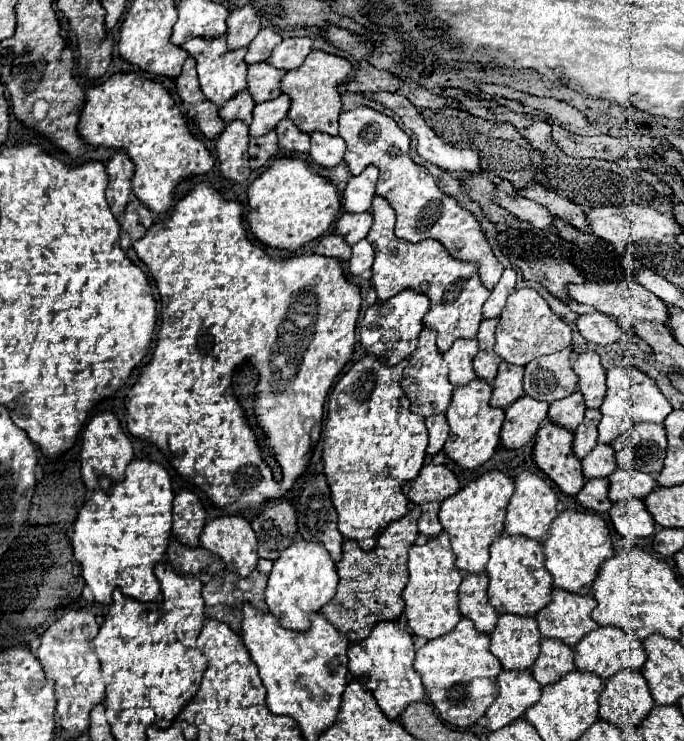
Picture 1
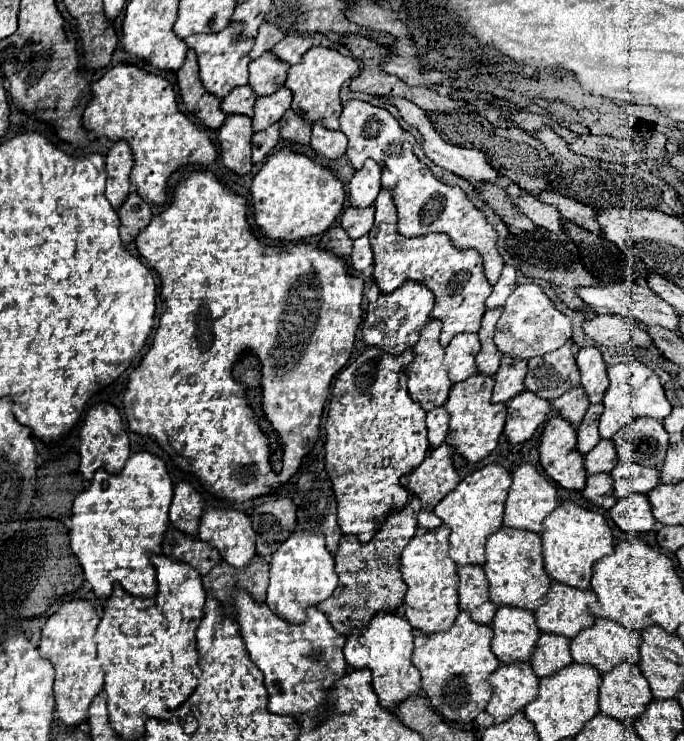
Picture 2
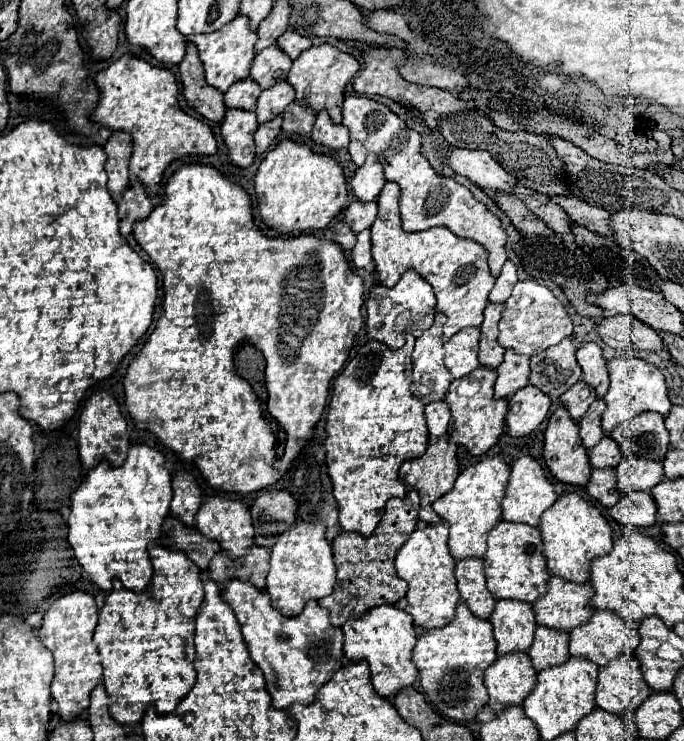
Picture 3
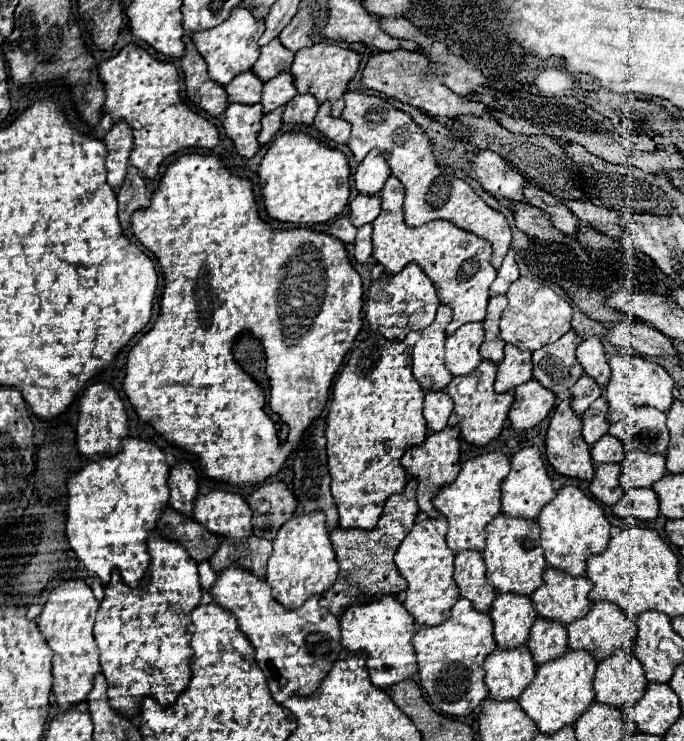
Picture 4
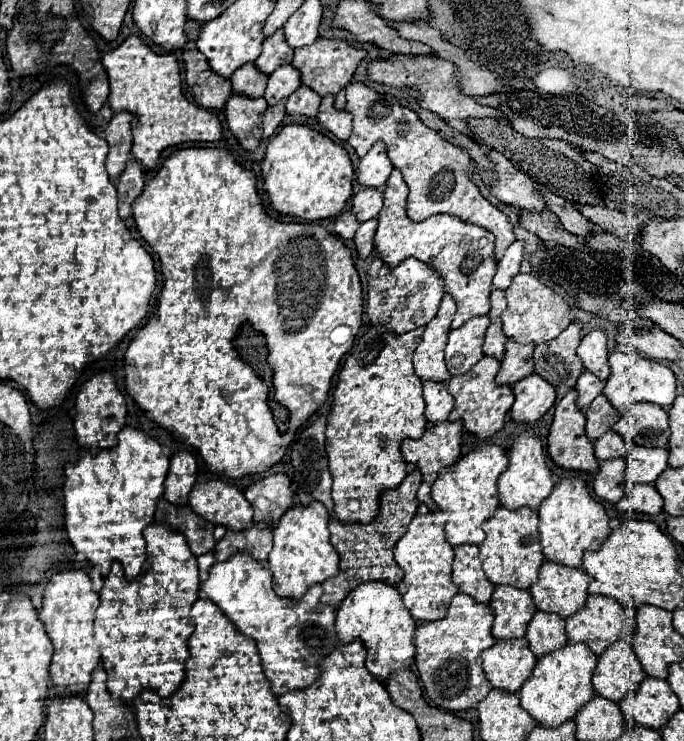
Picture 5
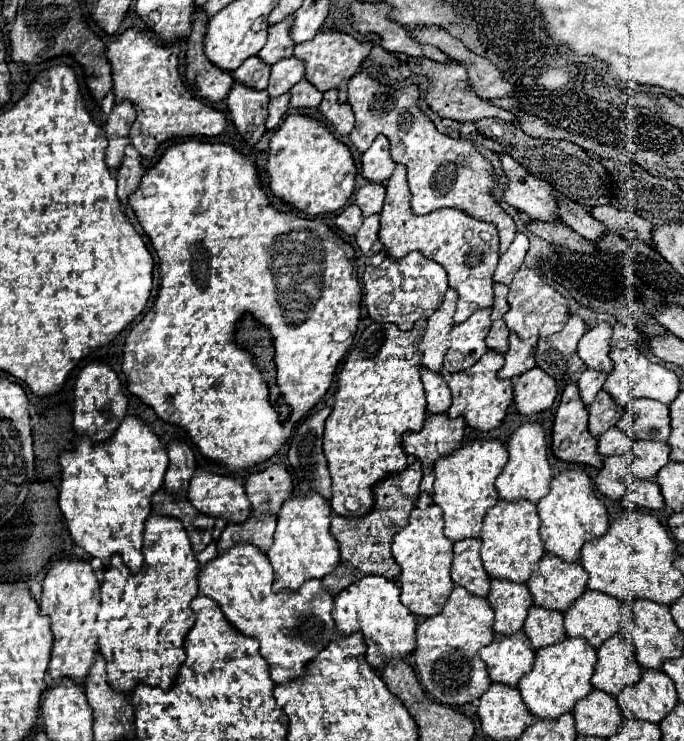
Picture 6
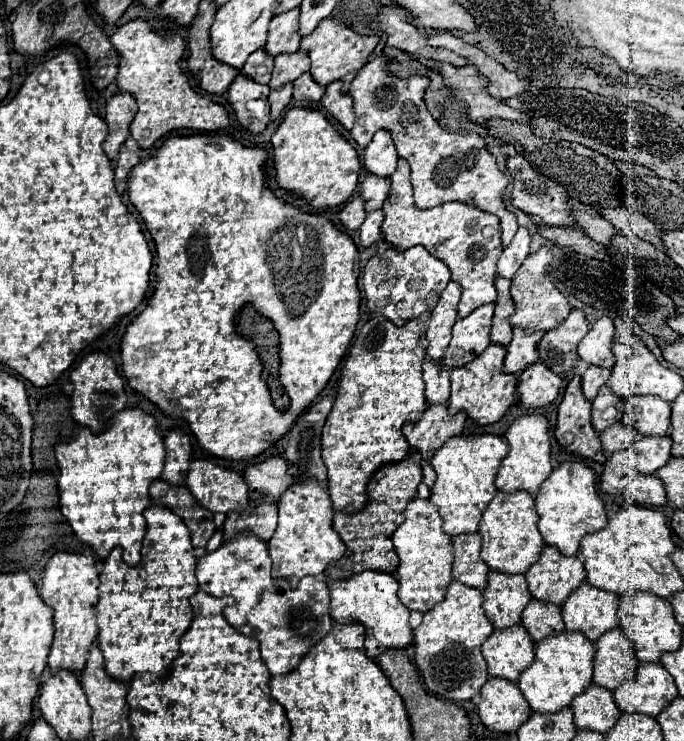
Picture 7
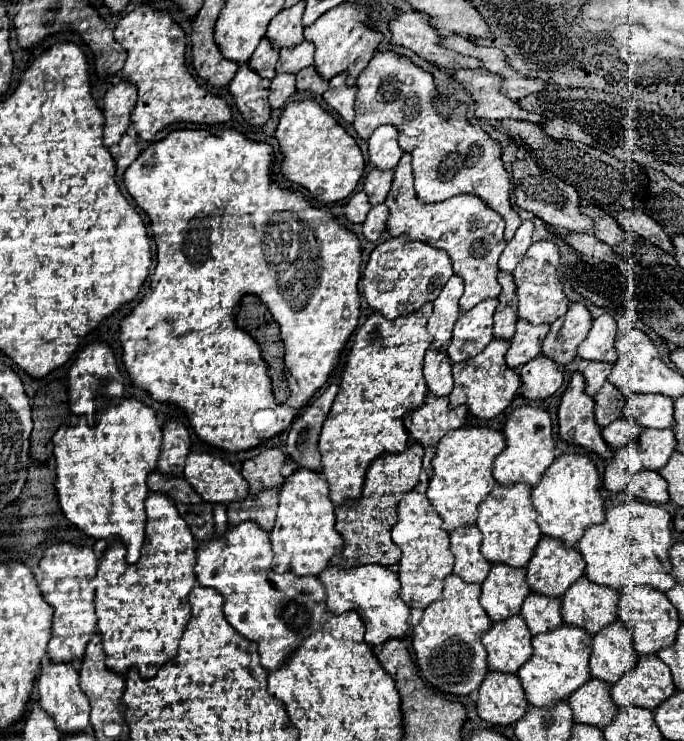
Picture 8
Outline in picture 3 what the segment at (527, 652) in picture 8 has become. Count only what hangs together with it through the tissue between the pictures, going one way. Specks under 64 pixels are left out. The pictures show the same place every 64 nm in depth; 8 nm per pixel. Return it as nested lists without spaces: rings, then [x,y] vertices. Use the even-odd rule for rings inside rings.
[[[528,654],[502,656],[486,670],[484,684],[490,694],[488,706],[502,712],[506,706],[522,706],[536,686],[536,670]]]

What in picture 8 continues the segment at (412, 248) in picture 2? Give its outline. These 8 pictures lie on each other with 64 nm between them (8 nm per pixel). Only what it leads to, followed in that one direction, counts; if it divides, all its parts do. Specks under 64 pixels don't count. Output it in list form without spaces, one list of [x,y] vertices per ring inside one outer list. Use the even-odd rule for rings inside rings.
[[[402,156],[396,170],[394,170],[394,182],[392,188],[386,196],[386,206],[390,210],[388,220],[386,220],[386,230],[390,232],[392,238],[396,236],[408,236],[408,240],[420,240],[426,242],[438,250],[444,250],[450,260],[452,260],[452,268],[454,274],[460,276],[464,280],[464,294],[460,298],[460,310],[472,310],[478,302],[488,300],[488,298],[498,298],[500,294],[500,284],[496,280],[498,276],[498,258],[502,254],[502,250],[506,248],[504,242],[504,220],[498,216],[498,212],[494,212],[492,208],[486,208],[486,204],[482,204],[482,200],[478,200],[476,196],[454,196],[450,200],[438,202],[438,204],[422,204],[418,202],[418,198],[414,196],[414,186],[412,186],[412,164],[410,164],[410,156]]]

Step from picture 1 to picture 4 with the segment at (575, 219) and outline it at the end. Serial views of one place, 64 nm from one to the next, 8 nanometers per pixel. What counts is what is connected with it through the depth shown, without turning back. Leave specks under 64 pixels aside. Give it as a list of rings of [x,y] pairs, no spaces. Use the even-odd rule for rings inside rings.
[[[568,200],[564,202],[570,212],[580,220],[580,224],[592,226],[594,230],[610,236],[610,238],[620,238],[622,236],[622,226],[618,224],[618,214],[600,206],[594,206],[592,202],[582,202],[582,200]]]

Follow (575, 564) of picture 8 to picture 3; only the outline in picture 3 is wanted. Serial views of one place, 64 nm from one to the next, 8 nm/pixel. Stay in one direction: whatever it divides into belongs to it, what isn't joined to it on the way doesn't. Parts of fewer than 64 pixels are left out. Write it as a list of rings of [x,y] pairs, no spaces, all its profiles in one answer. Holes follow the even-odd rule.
[[[552,576],[546,594],[532,606],[536,612],[536,622],[546,628],[570,632],[592,618],[592,596],[594,592],[590,584],[572,584]]]

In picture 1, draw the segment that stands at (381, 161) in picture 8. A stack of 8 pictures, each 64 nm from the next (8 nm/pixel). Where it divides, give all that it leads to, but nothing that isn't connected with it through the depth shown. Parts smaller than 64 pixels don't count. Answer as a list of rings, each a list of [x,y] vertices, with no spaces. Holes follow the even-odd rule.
[[[366,168],[360,176],[352,176],[348,180],[346,190],[342,192],[342,206],[346,212],[360,214],[370,210],[376,178],[378,178],[378,168]]]

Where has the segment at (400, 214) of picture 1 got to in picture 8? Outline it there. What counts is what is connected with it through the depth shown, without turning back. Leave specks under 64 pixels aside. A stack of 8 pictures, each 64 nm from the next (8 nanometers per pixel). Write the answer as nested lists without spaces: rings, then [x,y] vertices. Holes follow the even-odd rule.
[[[378,52],[360,72],[356,88],[356,120],[352,124],[356,134],[362,140],[368,140],[378,126],[392,124],[398,128],[398,144],[402,152],[412,156],[414,190],[418,200],[432,204],[458,194],[474,194],[504,218],[504,240],[510,242],[514,238],[522,220],[508,200],[510,176],[500,160],[502,148],[482,128],[468,124],[466,106],[458,106],[450,118],[440,116],[434,110],[434,78],[394,52]]]

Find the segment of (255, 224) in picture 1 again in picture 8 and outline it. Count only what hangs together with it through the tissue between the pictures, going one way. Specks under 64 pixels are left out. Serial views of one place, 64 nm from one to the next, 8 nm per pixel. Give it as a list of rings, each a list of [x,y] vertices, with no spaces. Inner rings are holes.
[[[312,98],[286,104],[274,138],[282,152],[282,176],[306,188],[320,204],[340,202],[358,186],[364,158],[356,140]]]

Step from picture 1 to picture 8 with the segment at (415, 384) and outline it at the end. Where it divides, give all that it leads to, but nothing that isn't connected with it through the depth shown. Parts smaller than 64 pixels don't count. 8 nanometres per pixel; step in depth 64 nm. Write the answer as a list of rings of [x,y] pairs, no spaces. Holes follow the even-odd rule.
[[[452,276],[448,280],[448,284],[442,288],[440,296],[434,300],[434,314],[428,320],[428,332],[434,338],[432,342],[432,350],[440,350],[446,348],[446,344],[450,344],[452,338],[452,326],[458,320],[460,314],[460,306],[458,300],[464,292],[464,284],[460,276]]]

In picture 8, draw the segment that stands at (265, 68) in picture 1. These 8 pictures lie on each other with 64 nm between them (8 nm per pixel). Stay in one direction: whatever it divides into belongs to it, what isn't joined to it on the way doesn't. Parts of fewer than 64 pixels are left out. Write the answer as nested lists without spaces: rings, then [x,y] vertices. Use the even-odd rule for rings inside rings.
[[[300,2],[292,8],[286,8],[282,12],[278,12],[270,26],[268,26],[268,40],[272,42],[274,48],[294,48],[298,46],[304,36],[304,28],[302,28],[302,8],[304,8],[306,2]]]

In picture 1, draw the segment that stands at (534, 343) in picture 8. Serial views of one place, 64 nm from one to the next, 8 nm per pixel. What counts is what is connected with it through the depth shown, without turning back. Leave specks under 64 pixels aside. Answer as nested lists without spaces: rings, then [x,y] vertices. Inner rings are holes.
[[[502,362],[500,368],[498,368],[498,376],[496,376],[494,384],[492,384],[494,390],[492,390],[490,406],[508,408],[512,402],[522,398],[524,396],[522,376],[524,376],[524,368]]]

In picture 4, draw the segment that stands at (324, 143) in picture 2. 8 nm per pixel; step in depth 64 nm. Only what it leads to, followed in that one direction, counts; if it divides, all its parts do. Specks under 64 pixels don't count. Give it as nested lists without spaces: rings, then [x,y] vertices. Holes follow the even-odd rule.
[[[322,104],[318,108],[314,128],[328,140],[334,140],[336,144],[346,144],[350,136],[350,124],[346,124],[346,120],[342,118],[332,118],[328,104]]]

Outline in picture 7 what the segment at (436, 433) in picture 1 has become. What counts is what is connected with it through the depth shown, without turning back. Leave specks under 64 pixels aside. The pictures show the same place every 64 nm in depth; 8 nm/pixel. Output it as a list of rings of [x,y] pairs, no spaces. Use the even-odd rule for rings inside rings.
[[[424,362],[424,384],[426,384],[426,400],[430,404],[446,404],[450,398],[450,372],[442,362]]]

